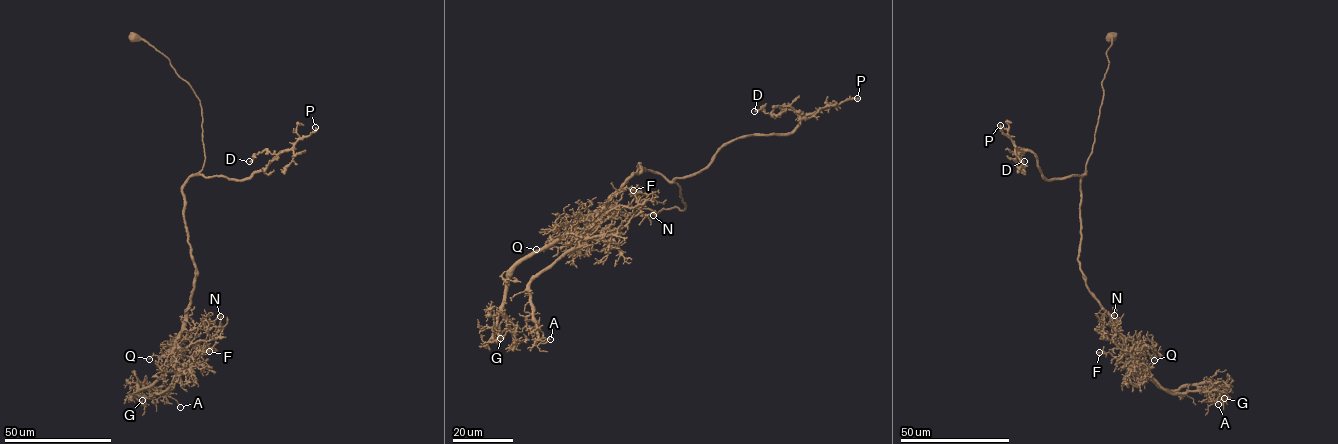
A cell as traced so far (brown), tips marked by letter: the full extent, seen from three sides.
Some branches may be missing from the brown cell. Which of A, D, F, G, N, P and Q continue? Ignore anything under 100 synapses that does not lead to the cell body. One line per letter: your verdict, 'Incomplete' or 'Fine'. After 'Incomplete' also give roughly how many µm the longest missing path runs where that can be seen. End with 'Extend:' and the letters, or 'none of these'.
A: Fine
D: Fine
F: Fine
G: Fine
N: Fine
P: Incomplete. Missing length about 30 µm
Q: Fine
Extend: P

